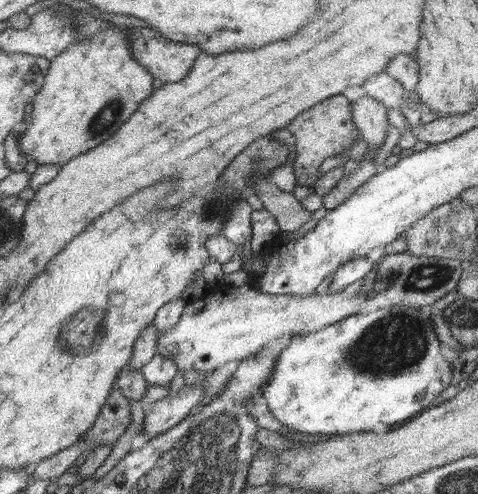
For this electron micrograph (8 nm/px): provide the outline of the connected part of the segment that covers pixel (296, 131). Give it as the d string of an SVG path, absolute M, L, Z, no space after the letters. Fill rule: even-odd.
M342 94L327 98L305 110L292 119L286 127L295 136L296 141L292 159L297 184L305 187L314 186L324 174L324 172L319 173L318 168L326 158L348 151L353 142L356 142L356 138L361 136L352 120L351 103Z

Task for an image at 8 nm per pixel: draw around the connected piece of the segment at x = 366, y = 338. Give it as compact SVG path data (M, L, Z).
M390 306L384 310L378 310L369 314L354 314L338 323L324 327L322 330L311 332L310 334L297 334L292 337L292 342L288 348L284 348L278 355L267 384L262 386L261 396L271 410L272 416L277 422L284 424L294 433L304 434L331 434L345 435L350 433L364 433L374 430L376 424L385 424L387 427L398 422L406 422L412 417L416 417L423 410L428 408L428 404L444 392L444 388L450 384L450 364L440 352L440 341L436 337L432 322L432 316L423 319L420 315L420 308L400 308L400 306Z

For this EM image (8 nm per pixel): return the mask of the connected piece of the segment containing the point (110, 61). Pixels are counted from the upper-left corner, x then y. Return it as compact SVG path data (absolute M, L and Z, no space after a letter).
M108 25L107 28L95 34L93 38L86 38L82 42L74 42L63 50L60 54L57 54L53 59L49 61L49 67L47 70L47 76L44 78L44 85L40 87L40 90L37 92L37 95L34 97L33 101L33 110L31 112L32 122L27 126L26 130L18 139L20 142L20 152L27 158L27 160L34 160L39 165L52 165L52 164L66 164L69 160L72 160L75 156L80 155L81 153L88 152L93 148L96 148L100 142L104 142L112 136L128 120L128 116L138 110L140 102L146 100L154 90L154 77L148 72L143 66L140 66L139 62L136 62L136 59L132 56L132 51L129 43L129 38L127 38L128 28L124 26Z

